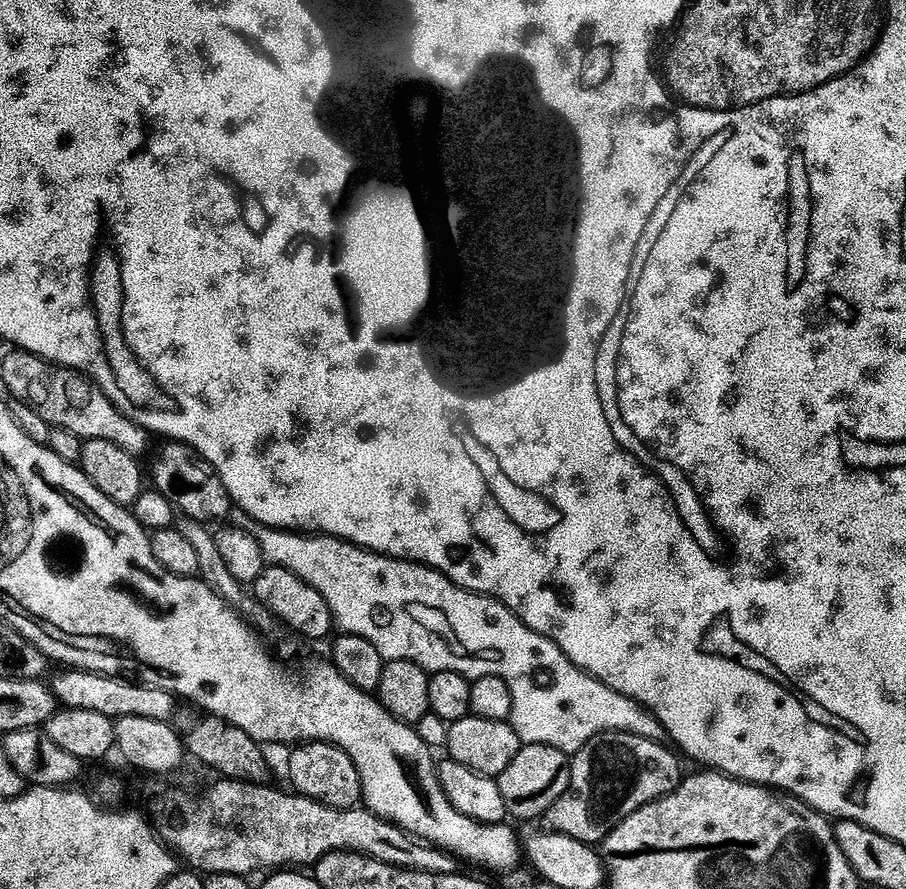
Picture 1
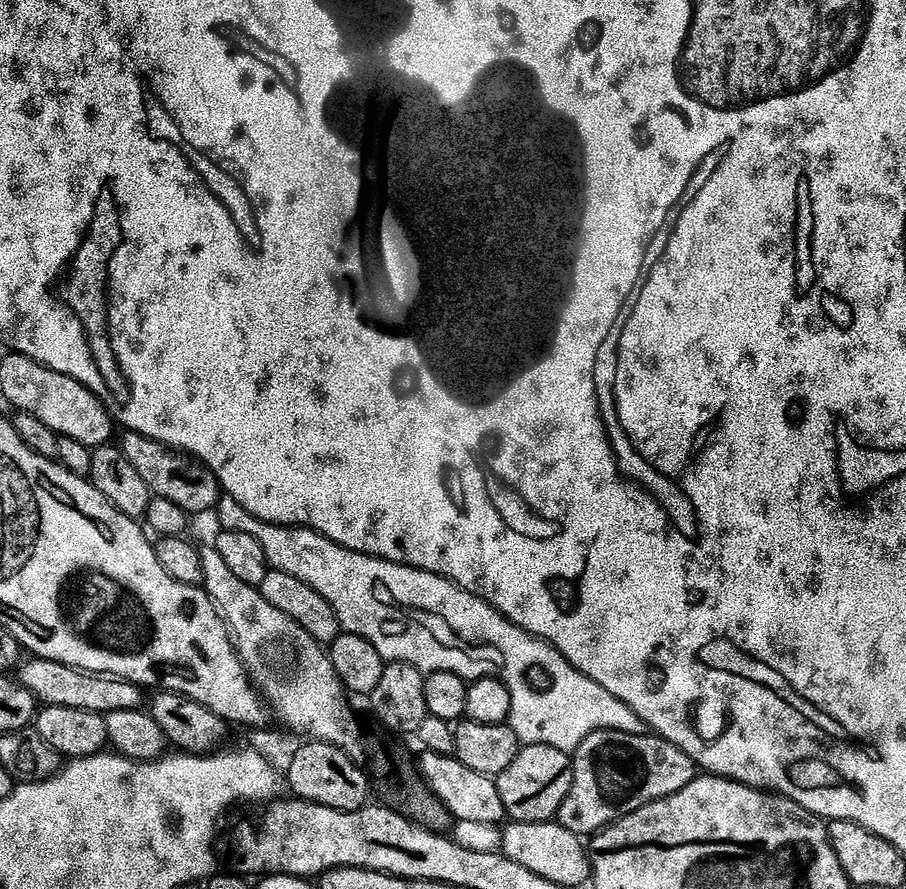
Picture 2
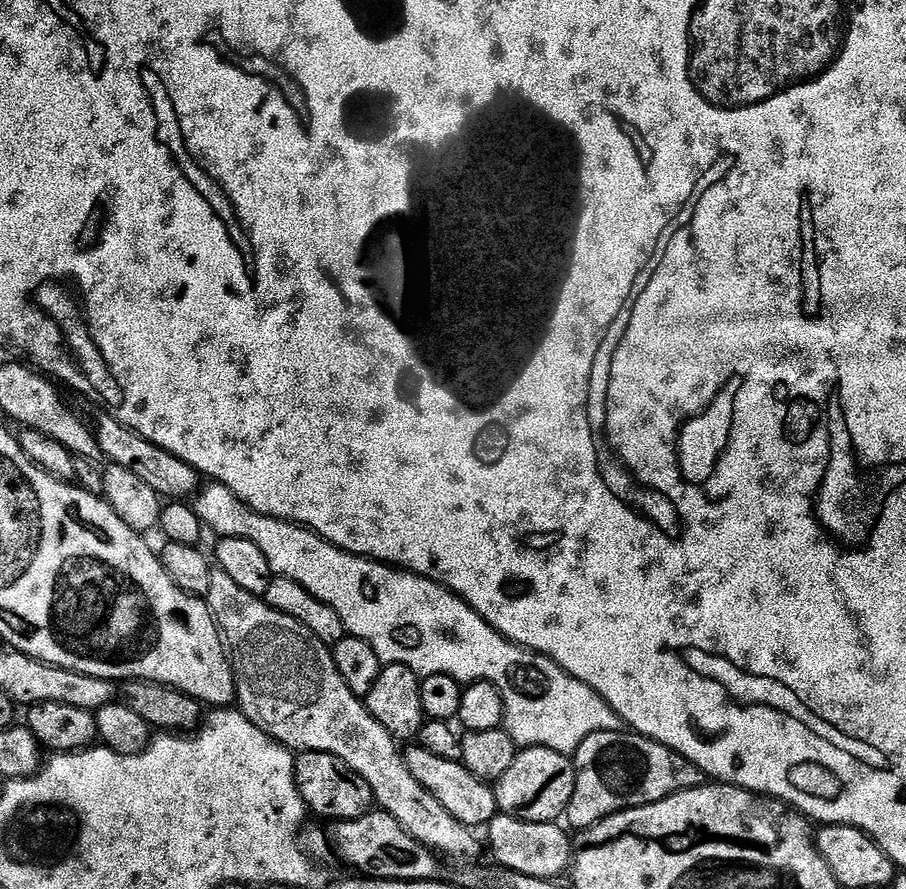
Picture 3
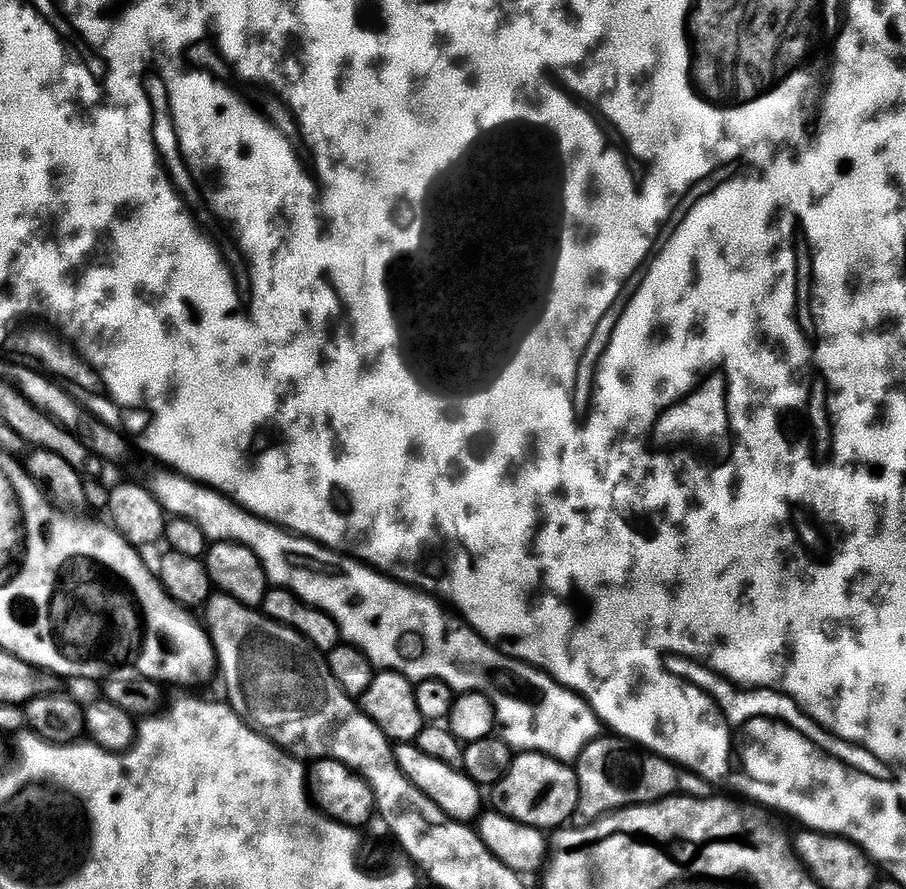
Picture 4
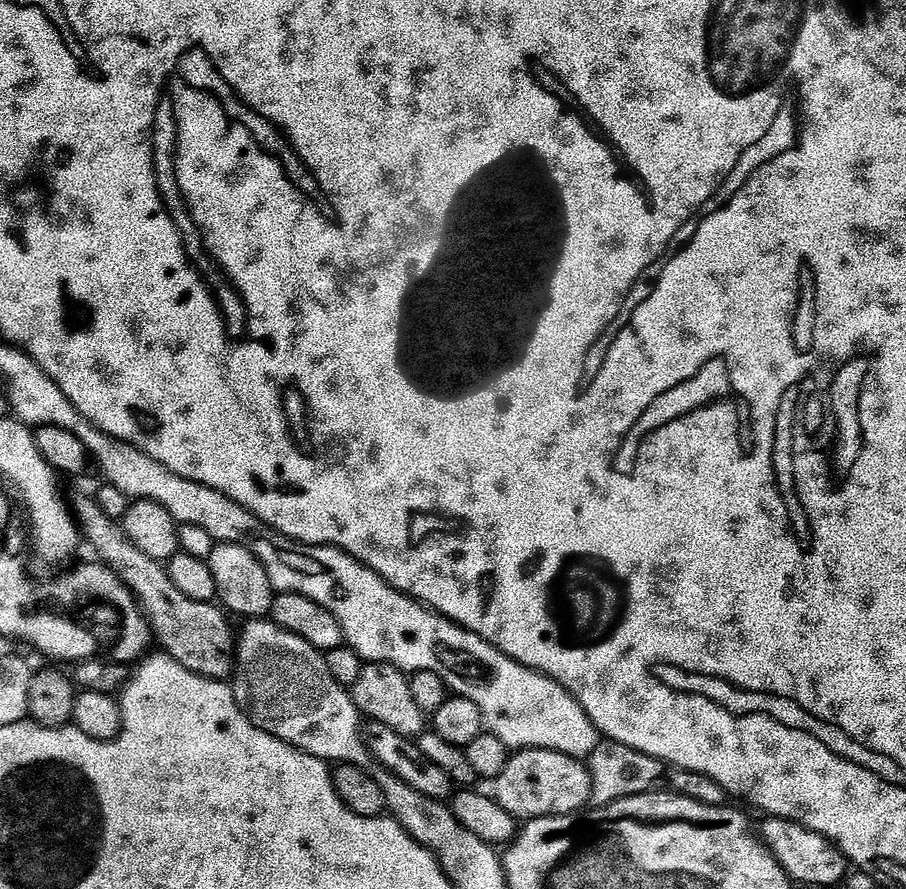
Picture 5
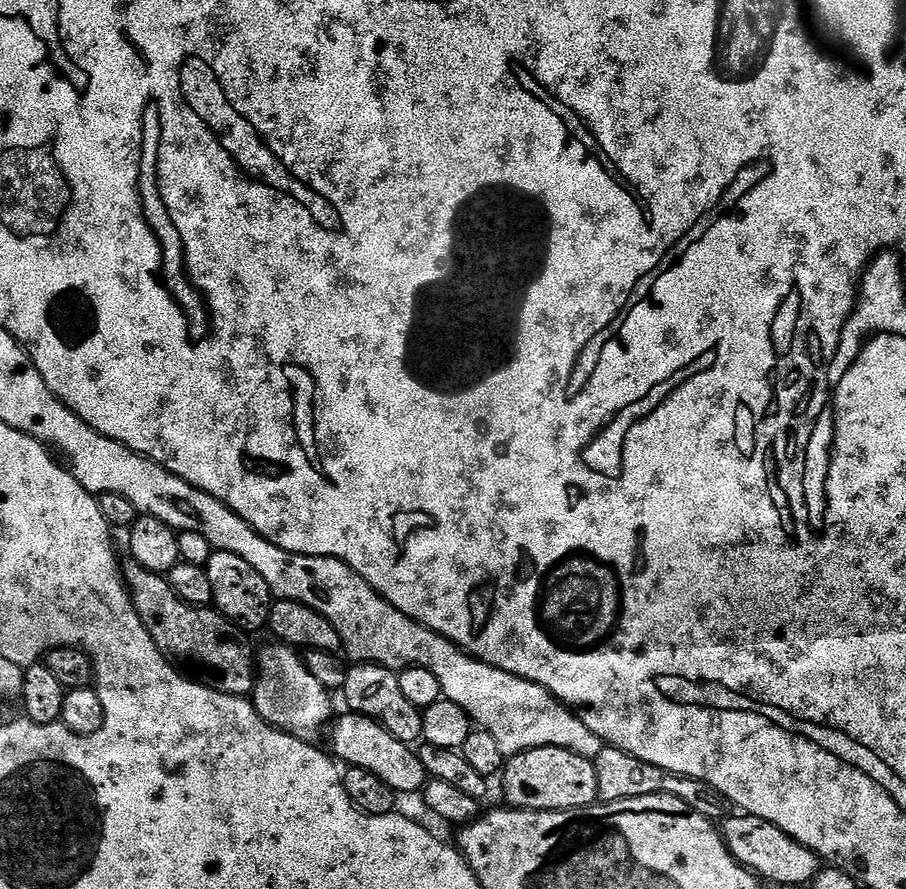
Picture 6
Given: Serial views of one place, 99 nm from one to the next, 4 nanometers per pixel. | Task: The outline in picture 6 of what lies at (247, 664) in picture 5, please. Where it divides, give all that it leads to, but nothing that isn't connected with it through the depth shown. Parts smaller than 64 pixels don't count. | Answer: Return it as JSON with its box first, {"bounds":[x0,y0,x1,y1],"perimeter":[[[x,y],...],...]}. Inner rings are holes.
{"bounds":[250,642,333,741],"perimeter":[[[272,642],[269,648],[259,649],[258,679],[250,699],[258,714],[279,732],[288,732],[299,740],[315,741],[324,723],[326,728],[333,719],[332,696],[333,693],[312,673],[307,659],[292,645]]]}

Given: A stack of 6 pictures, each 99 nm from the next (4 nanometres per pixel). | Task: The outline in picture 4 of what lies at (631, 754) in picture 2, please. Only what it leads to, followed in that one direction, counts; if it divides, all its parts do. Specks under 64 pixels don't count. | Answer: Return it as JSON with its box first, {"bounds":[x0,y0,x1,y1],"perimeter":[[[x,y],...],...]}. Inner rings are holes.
{"bounds":[574,734,714,822],"perimeter":[[[612,734],[601,735],[599,740],[590,742],[590,746],[582,750],[574,767],[580,791],[576,810],[579,819],[584,822],[598,820],[619,808],[633,808],[635,804],[656,804],[677,793],[692,796],[696,800],[706,800],[714,792],[713,785],[698,773],[681,770],[657,752],[647,751],[631,740],[617,738]]]}

